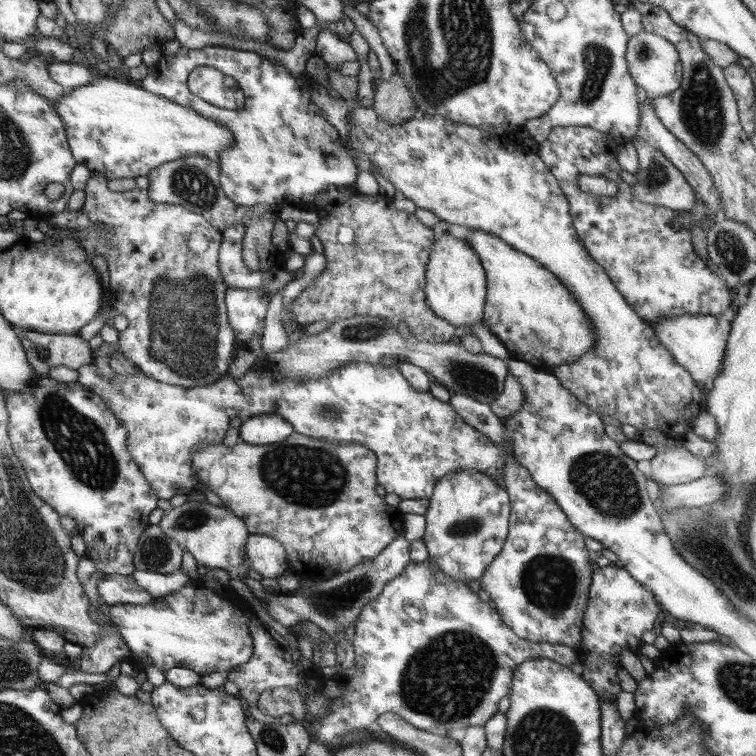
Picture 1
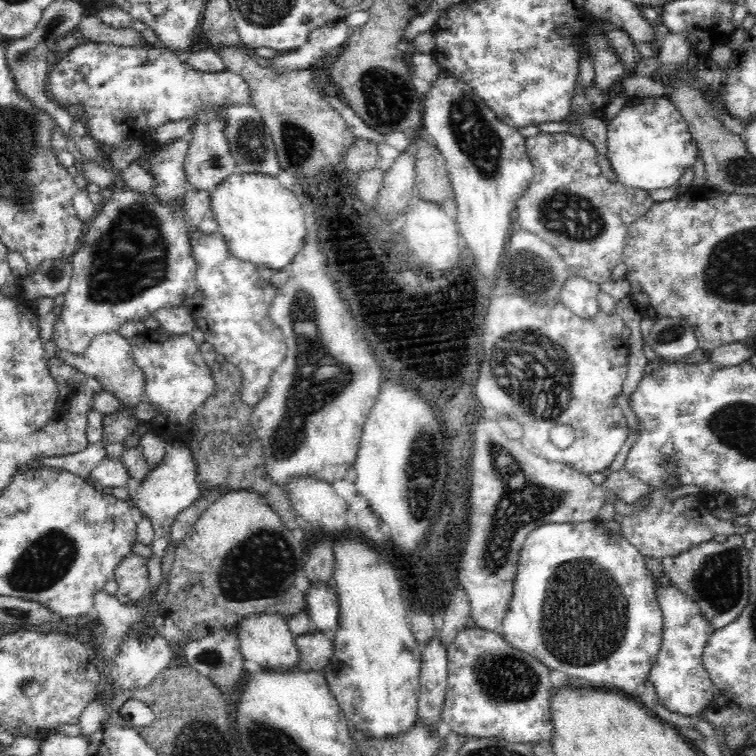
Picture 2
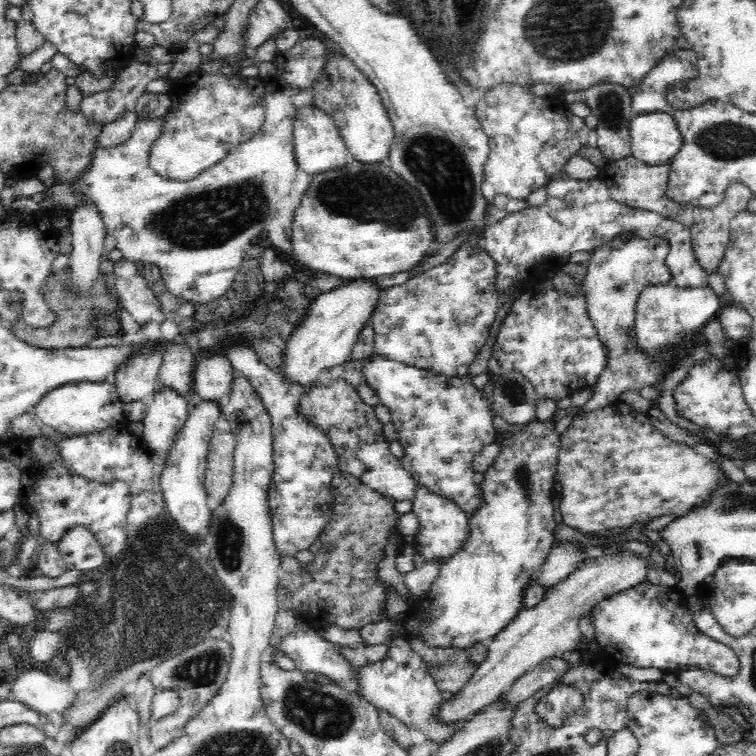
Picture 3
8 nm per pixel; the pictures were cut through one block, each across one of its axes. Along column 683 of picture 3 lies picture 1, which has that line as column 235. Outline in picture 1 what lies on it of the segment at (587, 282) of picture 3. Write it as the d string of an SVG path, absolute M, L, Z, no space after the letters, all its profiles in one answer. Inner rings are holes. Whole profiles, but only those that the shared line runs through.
M93 175L84 187L84 193L86 198L84 200L84 206L77 211L64 211L61 213L51 214L46 219L48 226L53 223L54 226L59 228L80 228L80 230L86 230L87 238L82 241L81 247L89 254L90 257L104 256L108 263L108 272L110 282L108 284L108 297L112 296L112 315L124 314L128 319L127 328L119 334L118 344L113 348L120 352L121 360L128 359L132 361L132 364L138 368L138 370L145 372L150 378L157 379L158 382L164 382L172 384L173 386L182 386L185 388L195 388L200 386L212 385L212 382L216 382L226 376L228 368L232 368L234 360L234 348L236 348L236 338L234 338L234 332L229 322L226 322L226 305L224 304L224 298L226 292L229 290L228 285L224 283L224 277L220 273L218 266L220 265L220 251L223 242L222 231L217 227L210 224L208 219L204 215L198 214L197 211L186 209L185 206L172 205L172 204L158 204L149 197L148 190L133 189L128 191L112 192L108 190L108 182L106 178L101 175ZM100 228L110 228L112 232L111 238L105 238L100 233Z

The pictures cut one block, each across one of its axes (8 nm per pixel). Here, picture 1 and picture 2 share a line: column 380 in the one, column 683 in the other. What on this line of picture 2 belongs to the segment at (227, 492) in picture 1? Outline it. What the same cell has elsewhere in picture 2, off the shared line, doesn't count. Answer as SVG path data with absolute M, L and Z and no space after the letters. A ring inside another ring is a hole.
M666 486L662 488L652 488L652 492L648 492L650 498L650 508L640 512L638 516L624 516L620 520L622 524L622 537L625 540L630 540L629 544L634 544L634 548L638 548L643 556L652 558L661 558L666 560L676 558L682 553L688 552L696 545L703 544L703 542L712 540L714 534L744 534L748 532L748 528L736 528L732 522L728 520L716 520L712 516L710 510L702 508L702 510L694 510L692 502L696 502L694 498L688 500L688 496L682 496L676 500L676 504L664 500L666 496L660 490L670 490Z

